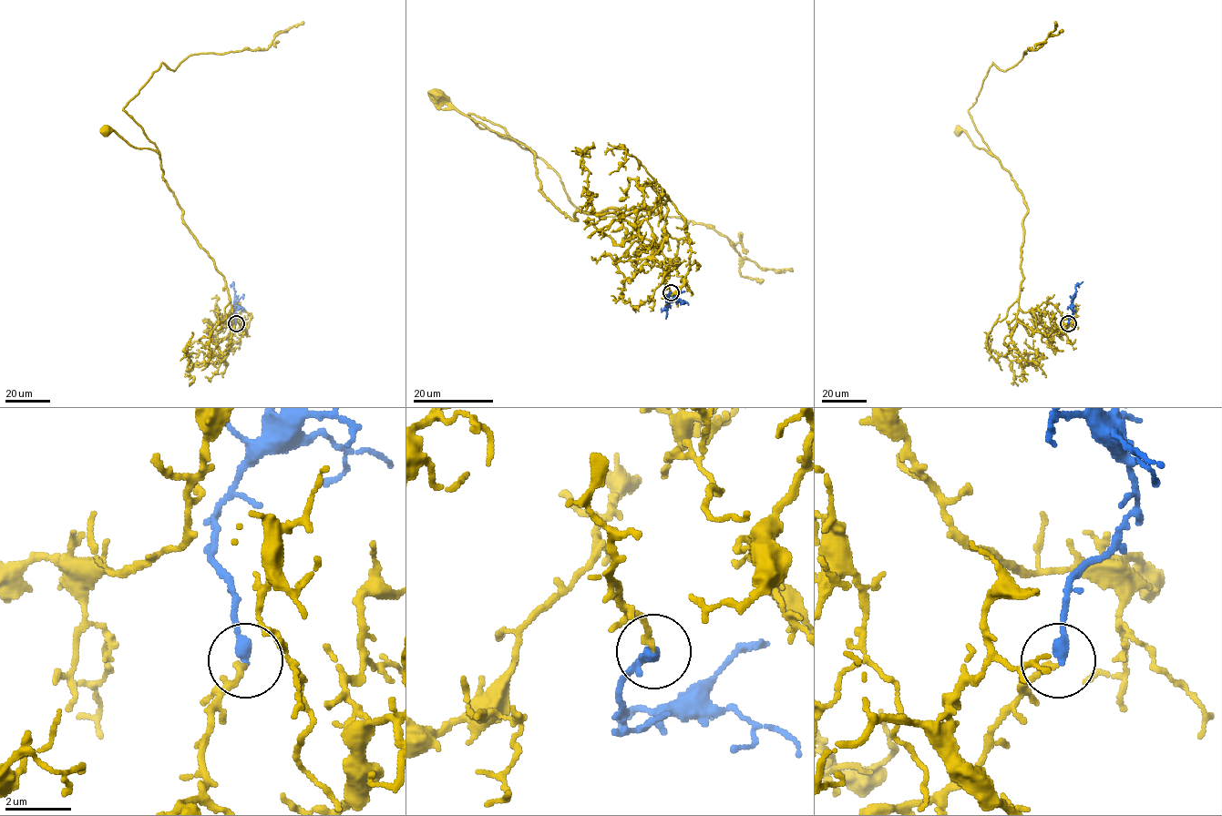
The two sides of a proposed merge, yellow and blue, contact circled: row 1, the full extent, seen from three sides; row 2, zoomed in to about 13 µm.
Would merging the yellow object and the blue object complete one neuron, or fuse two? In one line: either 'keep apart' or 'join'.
join

